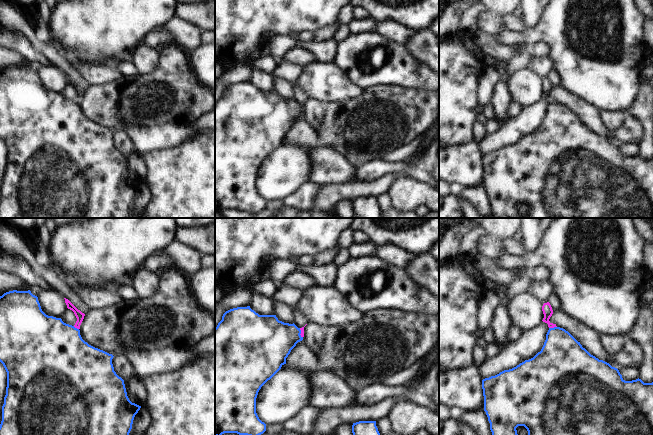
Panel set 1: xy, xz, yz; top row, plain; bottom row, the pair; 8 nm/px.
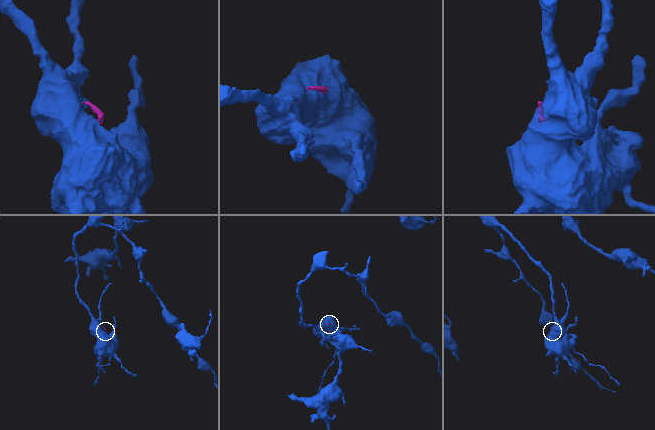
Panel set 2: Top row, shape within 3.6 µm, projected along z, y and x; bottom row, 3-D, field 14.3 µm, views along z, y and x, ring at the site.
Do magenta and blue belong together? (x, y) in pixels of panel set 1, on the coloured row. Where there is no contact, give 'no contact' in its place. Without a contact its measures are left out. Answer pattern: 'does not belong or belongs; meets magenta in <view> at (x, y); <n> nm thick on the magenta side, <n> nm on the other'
does not belong; meets magenta in yz at (552, 327); 80 nm thick on the magenta side, 360 nm on the other

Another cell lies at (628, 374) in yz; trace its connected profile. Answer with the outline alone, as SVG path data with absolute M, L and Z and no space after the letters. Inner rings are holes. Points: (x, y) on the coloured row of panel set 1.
M620 368L618 370L625 381L636 380L640 377L640 370L637 368Z

